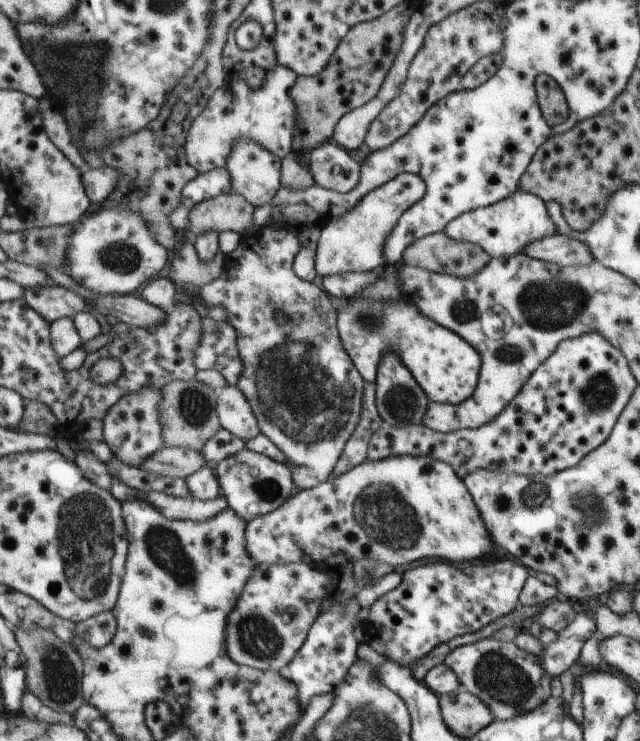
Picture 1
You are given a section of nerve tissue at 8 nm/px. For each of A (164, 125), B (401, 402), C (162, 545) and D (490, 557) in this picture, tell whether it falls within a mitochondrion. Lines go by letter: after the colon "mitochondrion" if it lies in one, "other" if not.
A: other
B: mitochondrion
C: mitochondrion
D: other

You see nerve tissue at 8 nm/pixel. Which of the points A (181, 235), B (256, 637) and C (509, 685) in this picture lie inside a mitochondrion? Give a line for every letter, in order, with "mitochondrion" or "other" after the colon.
A: other
B: mitochondrion
C: mitochondrion

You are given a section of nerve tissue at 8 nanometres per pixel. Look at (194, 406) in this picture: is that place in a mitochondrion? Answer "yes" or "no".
yes

